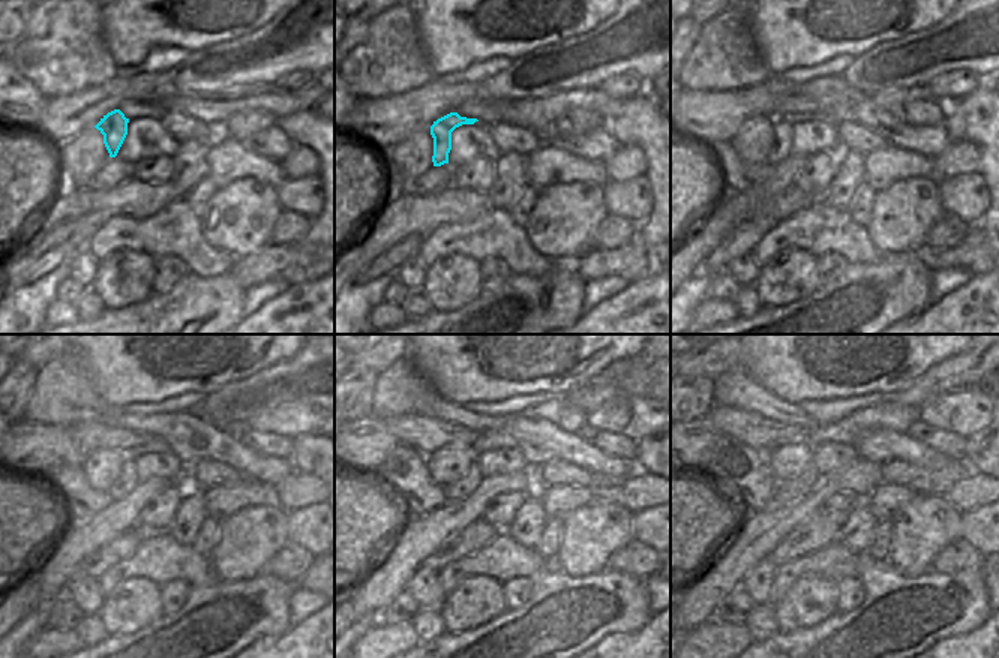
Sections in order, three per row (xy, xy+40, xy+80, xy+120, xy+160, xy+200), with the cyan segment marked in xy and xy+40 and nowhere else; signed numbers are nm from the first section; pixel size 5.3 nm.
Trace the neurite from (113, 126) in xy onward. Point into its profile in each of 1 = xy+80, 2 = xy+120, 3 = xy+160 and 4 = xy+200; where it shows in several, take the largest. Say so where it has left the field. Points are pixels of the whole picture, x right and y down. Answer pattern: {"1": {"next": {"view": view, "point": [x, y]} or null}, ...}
{"1": {"next": {"view": "xy+80", "point": [780, 150]}}, "2": {"next": {"view": "xy+120", "point": [128, 480]}}, "3": {"next": {"view": "xy+160", "point": [459, 489]}}, "4": {"next": {"view": "xy+200", "point": [789, 492]}}}

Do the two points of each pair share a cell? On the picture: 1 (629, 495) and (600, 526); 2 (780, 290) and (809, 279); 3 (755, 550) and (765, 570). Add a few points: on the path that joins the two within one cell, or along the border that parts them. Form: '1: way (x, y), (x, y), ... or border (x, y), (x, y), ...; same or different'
1: border (609, 498), (632, 513); different
2: way (788, 282), (791, 279), (801, 279); same
3: border (765, 558), (743, 579), (741, 585); different

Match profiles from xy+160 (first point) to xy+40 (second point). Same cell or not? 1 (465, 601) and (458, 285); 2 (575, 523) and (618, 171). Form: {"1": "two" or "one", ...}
{"1": "one", "2": "two"}

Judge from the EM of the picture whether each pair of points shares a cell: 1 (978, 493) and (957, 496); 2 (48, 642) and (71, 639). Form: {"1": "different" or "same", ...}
{"1": "same", "2": "same"}

